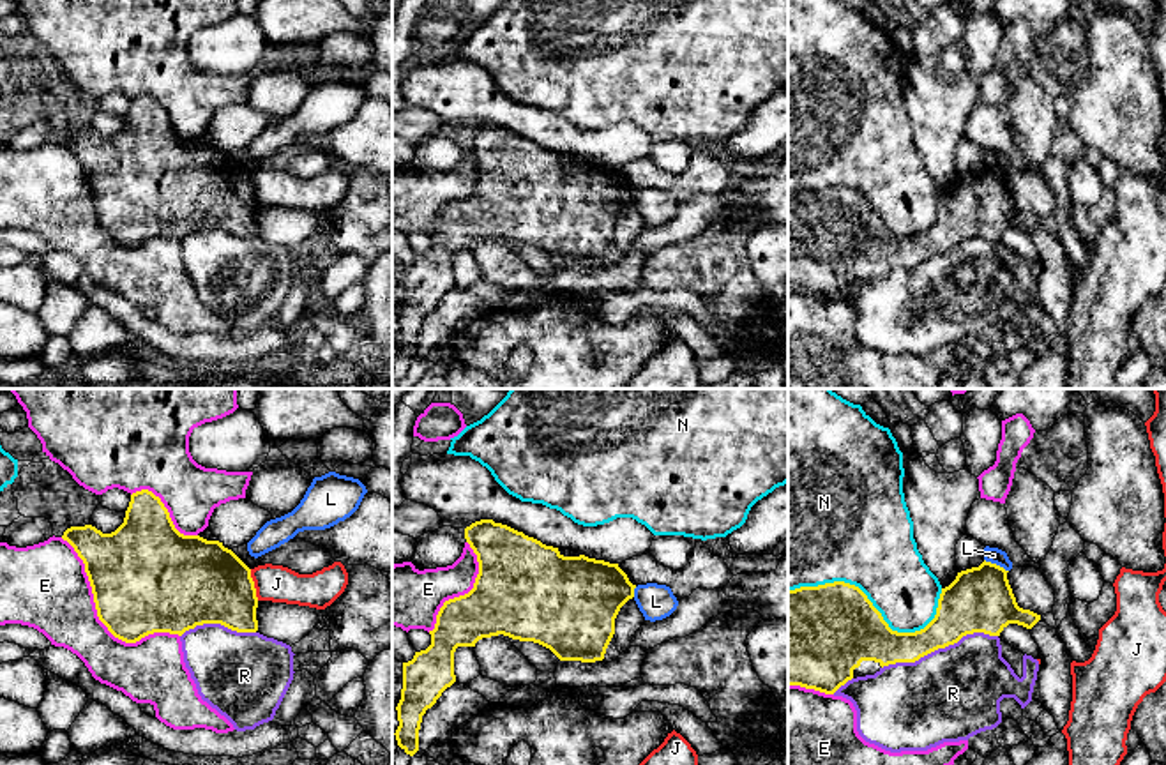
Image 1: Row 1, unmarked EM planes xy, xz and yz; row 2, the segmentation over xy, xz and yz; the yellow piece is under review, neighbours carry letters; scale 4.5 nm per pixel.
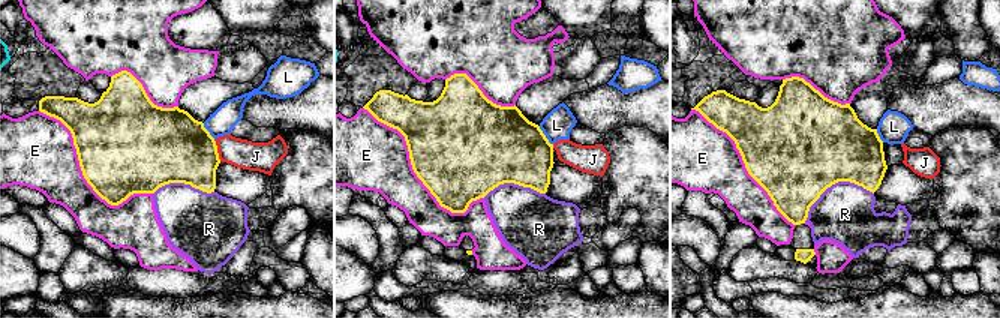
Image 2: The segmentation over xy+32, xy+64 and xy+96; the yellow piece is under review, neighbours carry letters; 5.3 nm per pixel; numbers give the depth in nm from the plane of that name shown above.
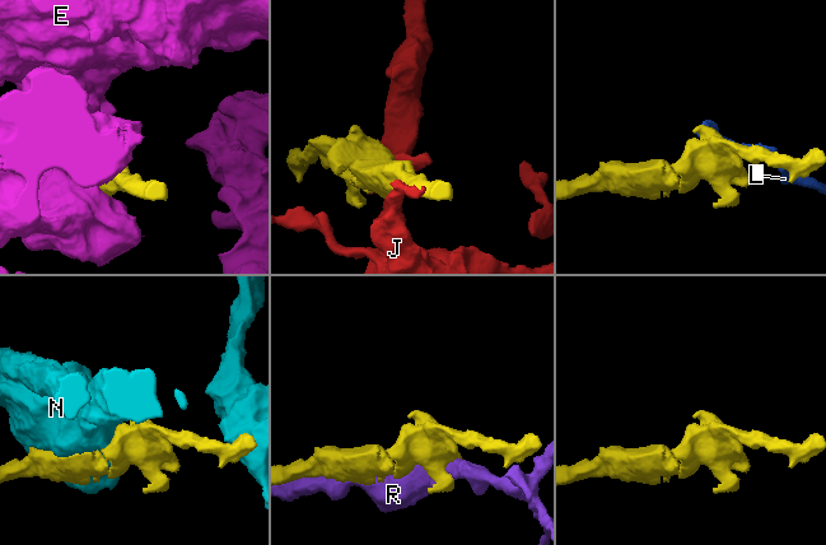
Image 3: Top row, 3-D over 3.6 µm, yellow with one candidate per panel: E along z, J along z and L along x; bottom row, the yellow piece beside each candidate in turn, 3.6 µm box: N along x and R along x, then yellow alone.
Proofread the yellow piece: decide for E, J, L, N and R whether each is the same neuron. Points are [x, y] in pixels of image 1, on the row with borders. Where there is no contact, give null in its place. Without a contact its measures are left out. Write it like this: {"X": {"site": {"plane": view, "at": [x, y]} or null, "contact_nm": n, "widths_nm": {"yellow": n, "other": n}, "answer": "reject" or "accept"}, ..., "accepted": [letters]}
{"E": {"site": {"plane": "xy", "at": [99, 619]}, "contact_nm": 700, "widths_nm": {"yellow": 460, "other": 360}, "answer": "reject"}, "J": {"site": {"plane": "xy", "at": [253, 585]}, "contact_nm": 150, "widths_nm": {"yellow": 380, "other": 170}, "answer": "reject"}, "L": {"site": {"plane": "yz", "at": [995, 564]}, "contact_nm": 130, "widths_nm": {"yellow": 300, "other": 70}, "answer": "reject"}, "N": {"site": {"plane": "yz", "at": [873, 606]}, "contact_nm": 700, "widths_nm": {"yellow": 420, "other": 360}, "answer": "reject"}, "R": {"site": {"plane": "yz", "at": [938, 647]}, "contact_nm": 550, "widths_nm": {"yellow": 260, "other": 420}, "answer": "reject"}, "accepted": []}

